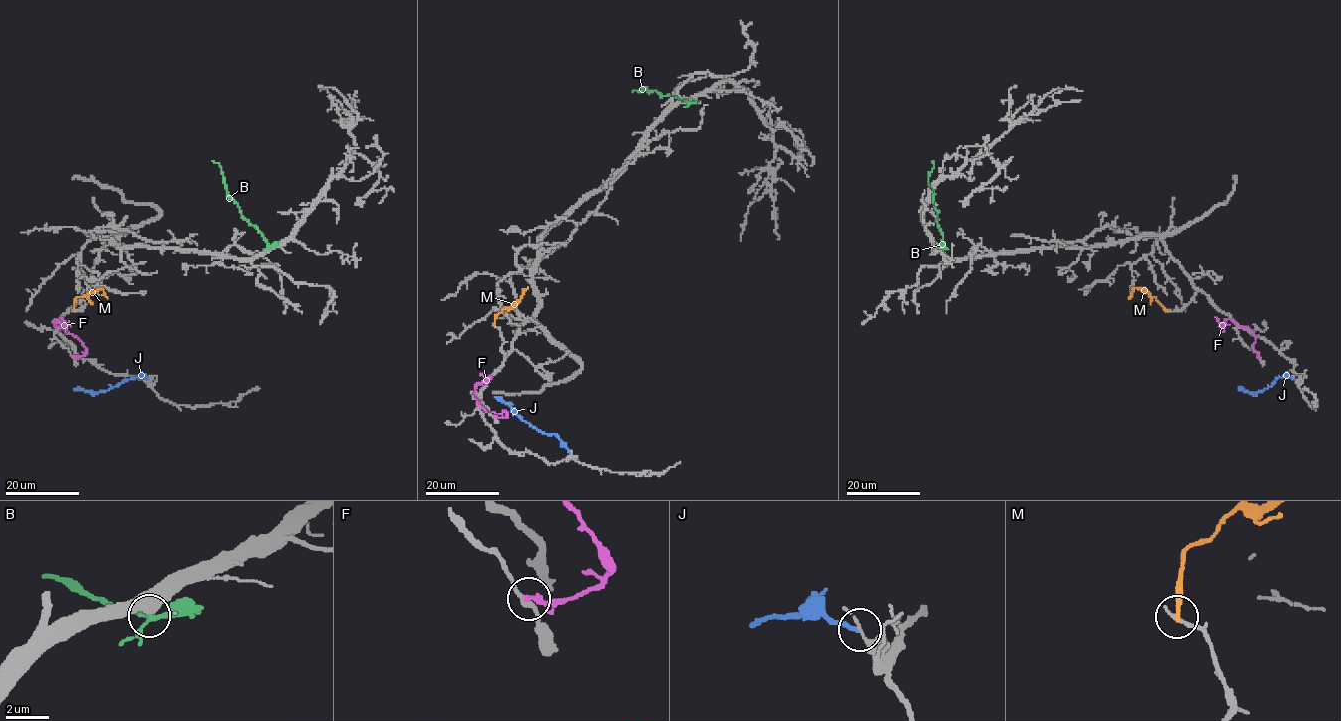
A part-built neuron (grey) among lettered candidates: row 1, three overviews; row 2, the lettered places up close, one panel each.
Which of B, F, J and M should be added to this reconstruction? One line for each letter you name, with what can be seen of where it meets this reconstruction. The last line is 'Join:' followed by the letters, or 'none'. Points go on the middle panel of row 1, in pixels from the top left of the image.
B: Touches grey at (689, 102)
Join: B

